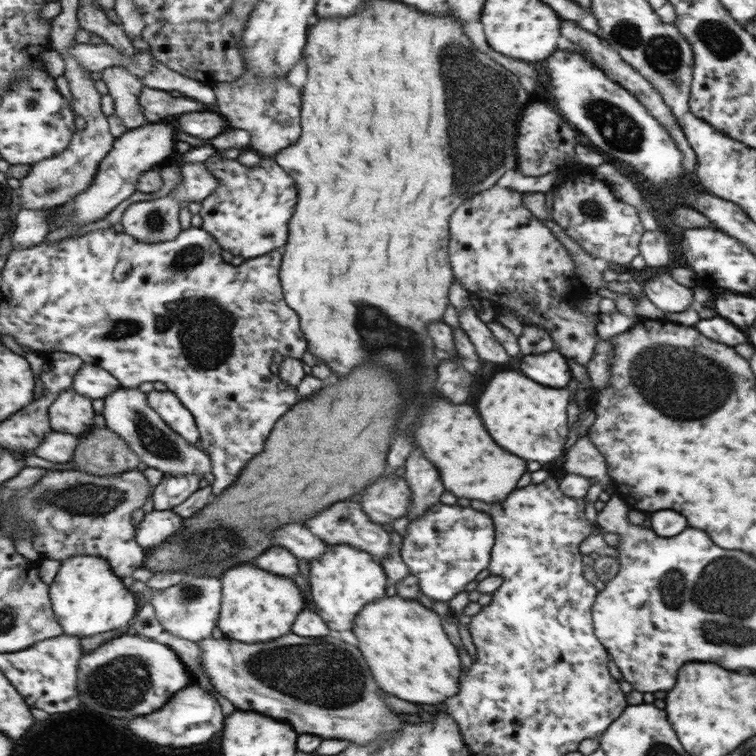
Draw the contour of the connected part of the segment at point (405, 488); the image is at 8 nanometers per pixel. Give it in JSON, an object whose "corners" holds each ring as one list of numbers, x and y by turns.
{"corners":[[387,474,369,484,367,492,359,499,359,504,372,521,391,523,405,517,411,502,411,489,405,479,395,474]]}

